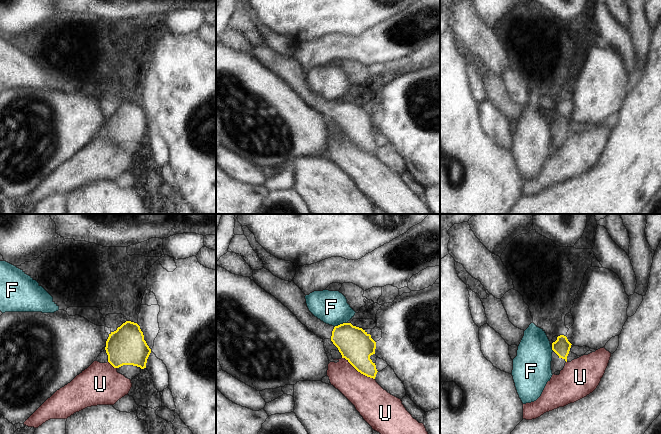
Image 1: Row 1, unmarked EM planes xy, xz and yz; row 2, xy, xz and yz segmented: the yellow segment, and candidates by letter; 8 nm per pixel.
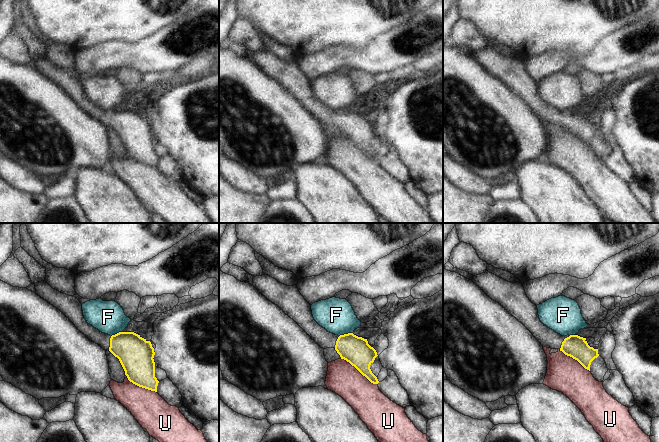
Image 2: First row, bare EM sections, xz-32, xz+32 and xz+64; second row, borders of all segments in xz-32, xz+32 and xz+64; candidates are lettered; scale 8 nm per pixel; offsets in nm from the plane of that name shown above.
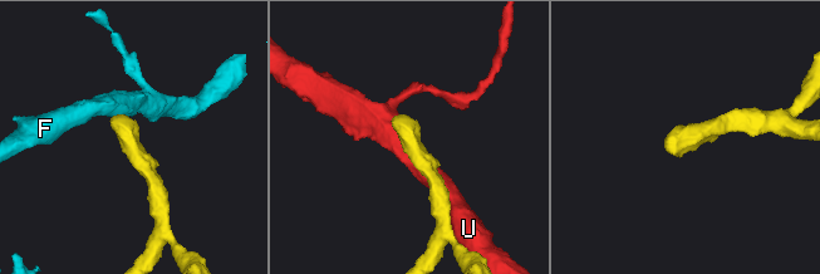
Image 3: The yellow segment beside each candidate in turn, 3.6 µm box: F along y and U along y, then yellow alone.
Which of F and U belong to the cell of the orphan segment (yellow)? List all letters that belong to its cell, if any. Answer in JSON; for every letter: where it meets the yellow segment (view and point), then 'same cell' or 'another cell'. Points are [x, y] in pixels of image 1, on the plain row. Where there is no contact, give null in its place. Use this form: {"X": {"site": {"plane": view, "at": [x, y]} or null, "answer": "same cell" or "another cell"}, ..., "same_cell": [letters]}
{"F": {"site": {"plane": "xz", "at": [340, 100]}, "answer": "another cell"}, "U": {"site": {"plane": "xz", "at": [358, 147]}, "answer": "another cell"}, "same_cell": []}

